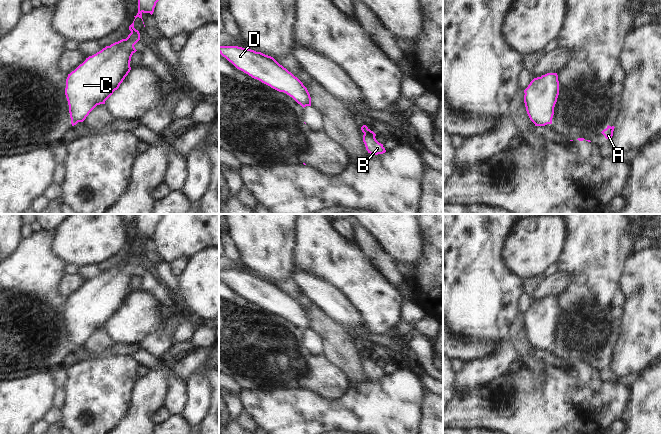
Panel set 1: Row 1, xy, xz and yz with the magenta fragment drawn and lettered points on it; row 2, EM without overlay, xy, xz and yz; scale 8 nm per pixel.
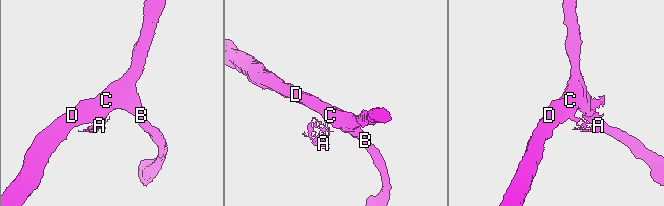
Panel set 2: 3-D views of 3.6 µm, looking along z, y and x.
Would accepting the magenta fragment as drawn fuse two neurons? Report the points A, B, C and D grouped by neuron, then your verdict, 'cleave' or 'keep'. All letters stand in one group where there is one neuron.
A / B C D; cleave

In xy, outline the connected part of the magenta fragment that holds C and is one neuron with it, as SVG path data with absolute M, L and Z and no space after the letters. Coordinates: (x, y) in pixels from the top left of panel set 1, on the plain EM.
M134 245L129 254L131 257L126 263L89 280L68 298L65 319L74 346L83 346L97 329L105 328L130 296L131 281L137 275L134 269L140 264L140 257L134 252Z

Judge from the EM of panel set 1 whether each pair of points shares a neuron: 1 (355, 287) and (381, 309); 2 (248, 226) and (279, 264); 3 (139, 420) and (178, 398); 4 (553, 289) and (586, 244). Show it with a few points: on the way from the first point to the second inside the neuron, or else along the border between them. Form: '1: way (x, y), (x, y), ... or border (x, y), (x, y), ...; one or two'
1: way (361, 289), (375, 303); one
2: way (257, 235), (267, 245), (272, 255); one
3: border (171, 382), (166, 403), (163, 407); two
4: border (558, 271), (568, 278), (568, 285), (557, 296); two

